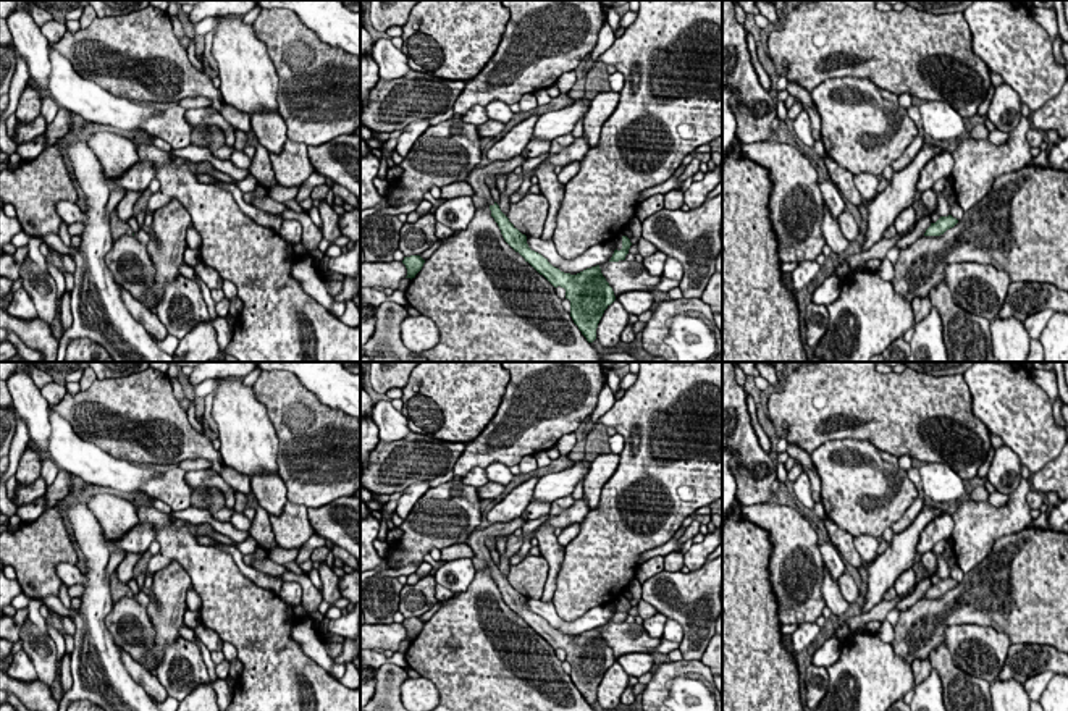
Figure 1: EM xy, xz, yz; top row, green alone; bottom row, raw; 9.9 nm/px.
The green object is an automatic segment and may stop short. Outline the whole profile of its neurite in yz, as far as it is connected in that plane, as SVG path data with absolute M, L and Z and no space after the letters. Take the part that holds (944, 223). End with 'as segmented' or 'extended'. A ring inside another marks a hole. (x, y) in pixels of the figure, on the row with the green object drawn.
M952 215L948 217L940 217L936 223L931 223L931 226L926 229L924 236L940 236L947 229L953 228L958 223L957 218Z; as segmented

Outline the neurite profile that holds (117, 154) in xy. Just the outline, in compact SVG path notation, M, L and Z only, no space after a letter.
M103 131L95 133L87 144L111 181L120 179L139 162L136 144L128 137Z

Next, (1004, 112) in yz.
M1007 82L995 87L987 110L987 120L995 129L1010 133L1018 126L1021 116L1020 95Z

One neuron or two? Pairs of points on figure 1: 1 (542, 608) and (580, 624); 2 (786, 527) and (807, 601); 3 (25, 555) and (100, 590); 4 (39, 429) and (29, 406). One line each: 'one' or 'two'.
1: one
2: one
3: two
4: one

